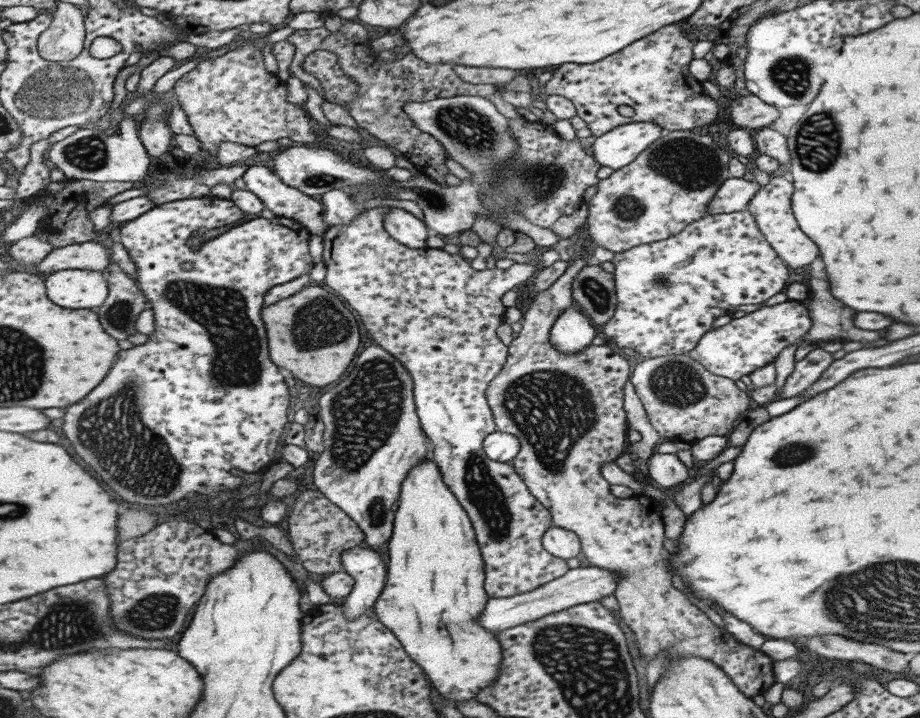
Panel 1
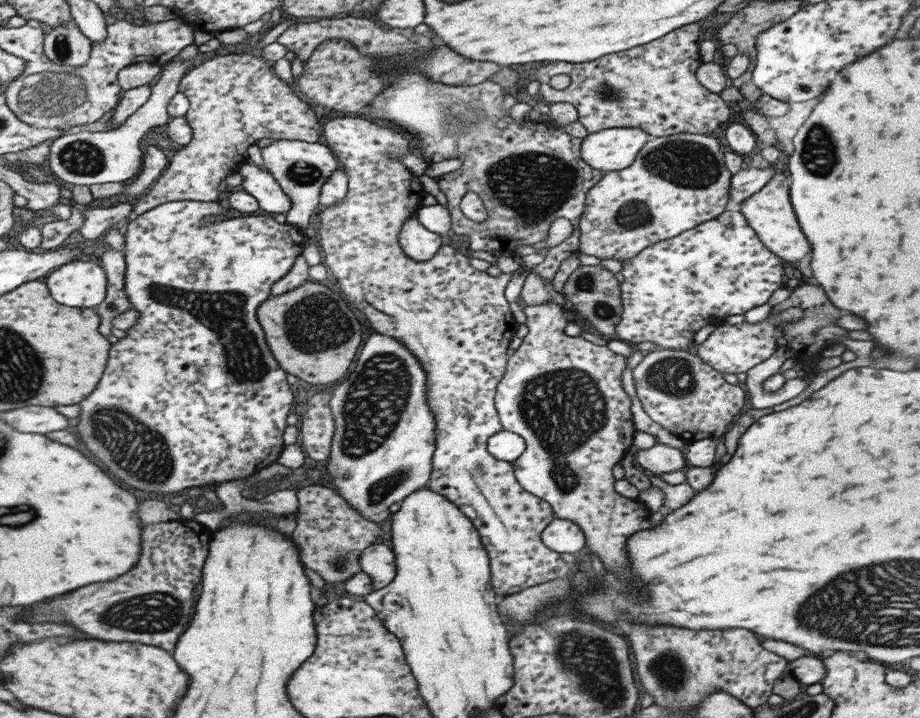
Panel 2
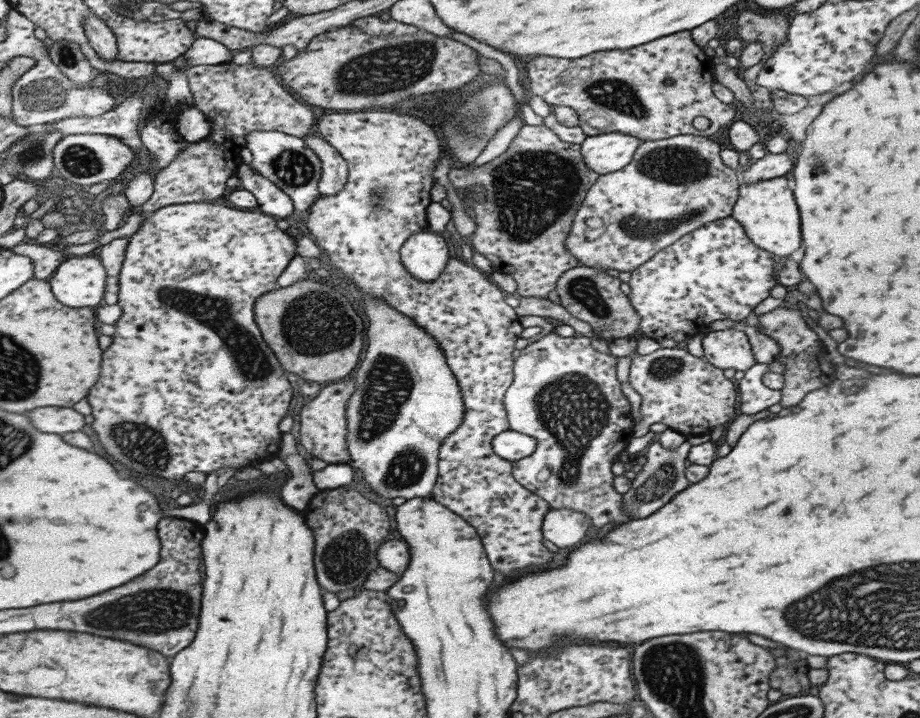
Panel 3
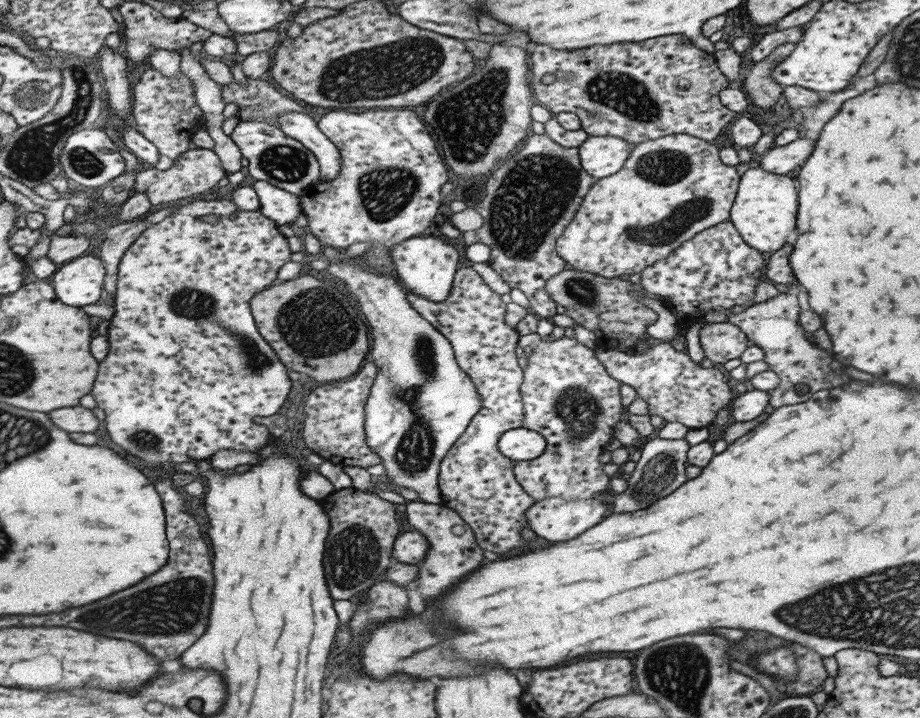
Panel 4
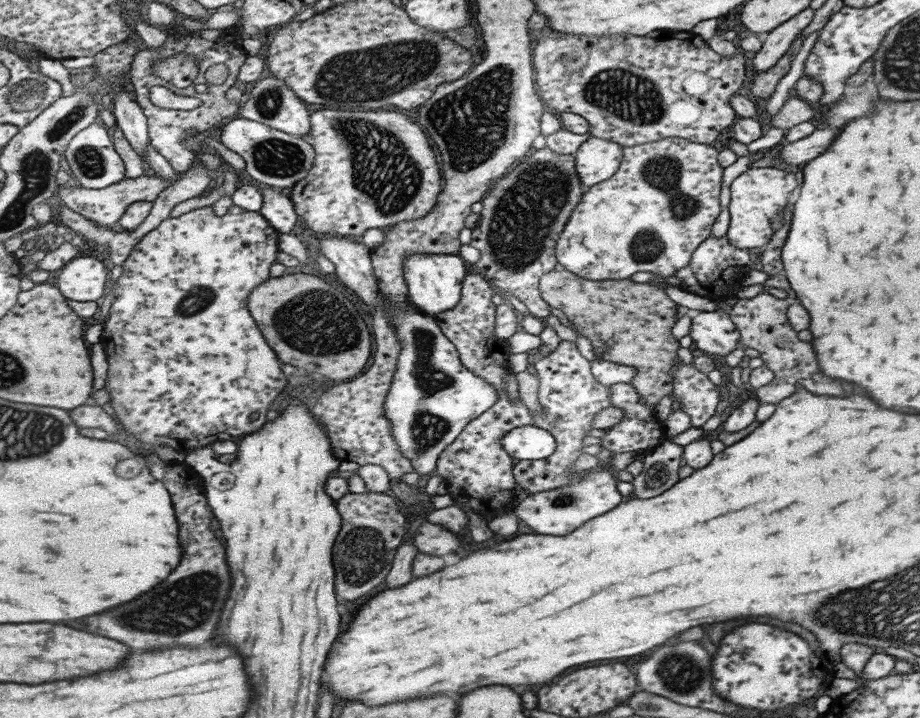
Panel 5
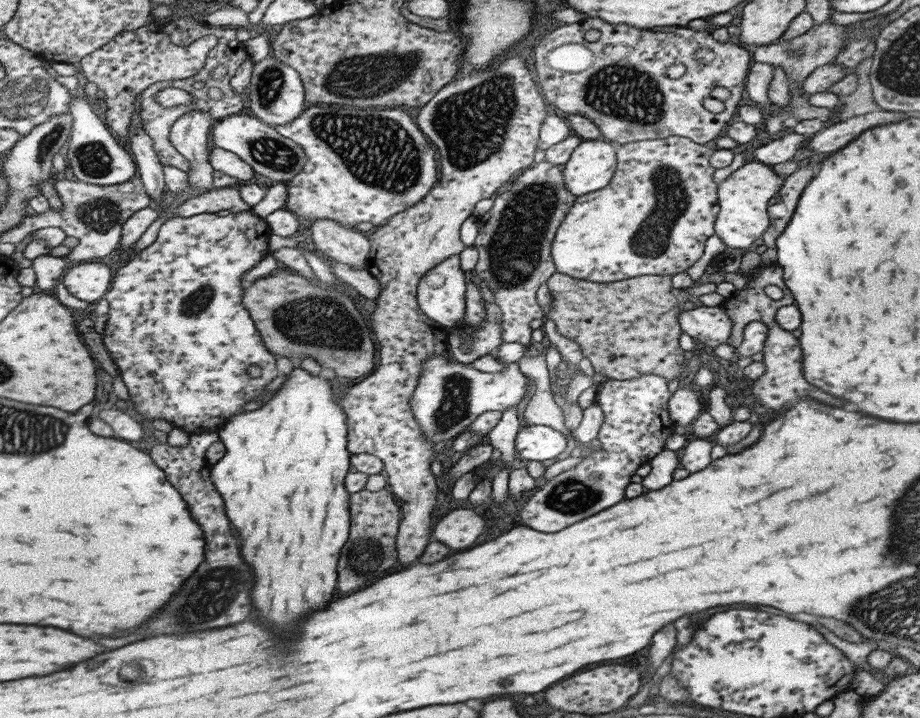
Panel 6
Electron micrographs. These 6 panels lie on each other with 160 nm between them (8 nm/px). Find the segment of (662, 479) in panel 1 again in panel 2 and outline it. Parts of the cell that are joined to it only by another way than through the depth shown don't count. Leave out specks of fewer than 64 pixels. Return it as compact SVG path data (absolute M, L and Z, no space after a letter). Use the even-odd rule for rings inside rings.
M656 442L647 450L639 449L634 454L634 463L648 474L667 474L675 470L684 470L684 452Z

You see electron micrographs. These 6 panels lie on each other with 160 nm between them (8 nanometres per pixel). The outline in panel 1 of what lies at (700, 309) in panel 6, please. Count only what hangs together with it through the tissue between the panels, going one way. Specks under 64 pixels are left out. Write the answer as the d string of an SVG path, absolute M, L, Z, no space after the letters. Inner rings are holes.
M786 300L760 307L739 318L732 317L729 323L709 329L687 354L711 374L730 378L731 381L740 380L741 376L773 362L785 346L798 345L811 323L805 302Z

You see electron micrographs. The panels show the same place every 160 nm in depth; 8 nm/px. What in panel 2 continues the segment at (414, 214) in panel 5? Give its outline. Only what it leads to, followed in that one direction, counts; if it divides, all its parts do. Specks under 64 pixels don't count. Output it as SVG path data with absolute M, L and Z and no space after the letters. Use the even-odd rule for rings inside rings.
M345 116L345 118L333 118L329 119L325 124L325 142L327 146L333 149L334 154L340 160L341 166L348 174L349 186L347 196L337 204L332 204L331 207L325 209L320 213L320 227L318 228L318 234L321 238L320 247L325 253L324 263L331 270L332 275L336 277L337 282L335 287L338 287L343 293L347 294L349 301L361 312L370 322L370 326L379 334L385 336L392 336L397 340L400 340L419 360L423 365L423 368L427 371L429 379L428 389L428 405L432 408L436 418L436 453L434 454L434 467L432 472L432 480L428 482L428 486L431 490L439 491L442 495L445 495L448 499L451 499L464 513L473 521L473 524L480 531L481 542L485 545L485 550L491 560L491 583L493 590L497 590L496 594L499 596L505 596L505 594L513 594L513 592L519 592L527 586L541 585L544 582L552 581L553 579L562 577L565 572L569 570L569 564L565 564L563 560L559 558L559 553L555 553L549 550L540 539L541 531L549 524L553 519L552 510L550 506L546 504L544 500L537 498L525 492L513 474L512 463L505 461L498 461L493 458L487 451L487 440L492 434L499 432L502 428L499 424L499 419L494 407L494 392L495 386L498 386L499 380L503 376L505 366L507 366L507 360L513 354L513 338L517 338L517 320L513 318L513 312L509 308L509 302L505 298L505 285L509 282L509 273L500 273L498 276L493 274L487 274L485 271L477 270L473 266L473 257L469 258L469 254L461 254L458 248L453 249L453 246L443 245L437 254L431 258L431 260L423 260L419 262L414 258L411 258L407 253L403 251L400 244L400 230L404 227L405 221L409 217L412 217L417 213L419 204L425 196L425 191L421 187L421 180L415 173L411 173L407 166L402 163L402 156L409 153L415 153L413 144L409 138L405 138L403 132L397 132L397 128L387 128L385 124L375 124L375 121L363 120L363 118L351 118L351 116Z

